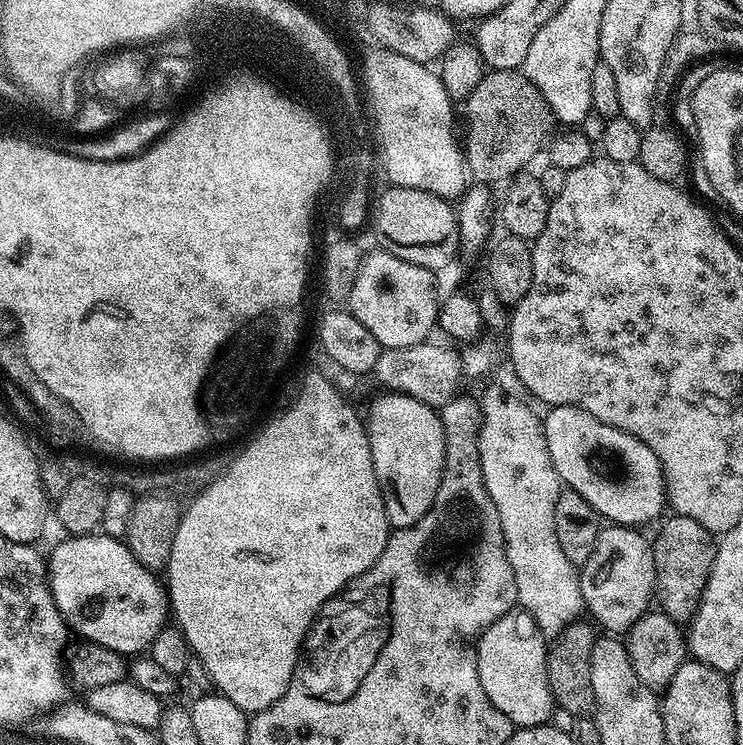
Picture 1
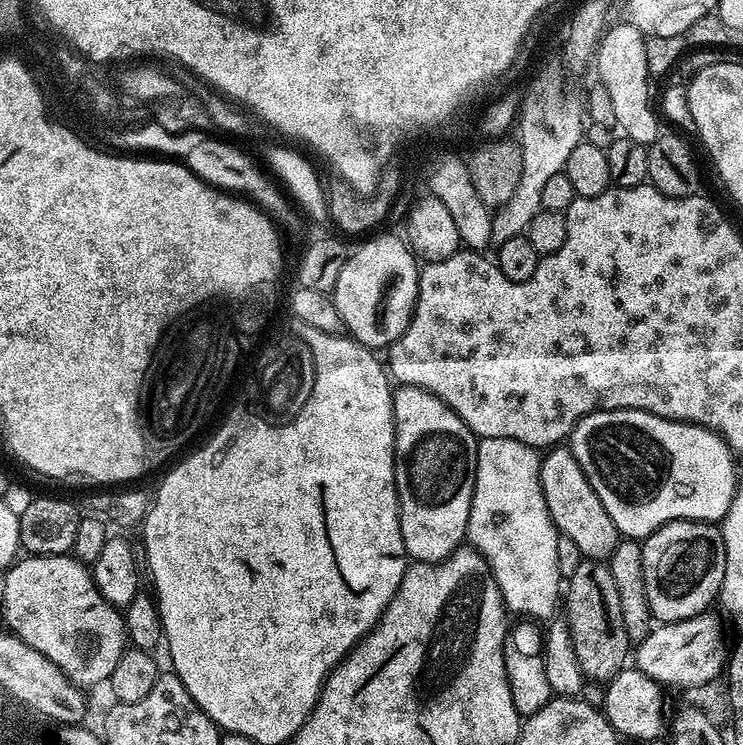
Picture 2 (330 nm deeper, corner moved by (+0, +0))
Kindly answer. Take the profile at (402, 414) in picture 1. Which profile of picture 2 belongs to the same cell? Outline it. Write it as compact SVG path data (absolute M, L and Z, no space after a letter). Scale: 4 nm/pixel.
M413 384L399 385L392 394L392 418L396 428L396 505L400 511L400 529L405 553L421 564L437 564L451 556L468 535L470 506L476 481L478 437L458 418L446 402Z

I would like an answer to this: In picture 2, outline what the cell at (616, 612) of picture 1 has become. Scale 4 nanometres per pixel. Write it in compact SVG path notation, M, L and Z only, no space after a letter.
M556 446L543 453L540 481L548 513L556 523L557 532L561 536L569 536L584 558L597 562L607 561L622 537L610 514L606 514L606 506L598 502L598 494L594 494L586 474L582 474L582 466L578 466L571 447Z

